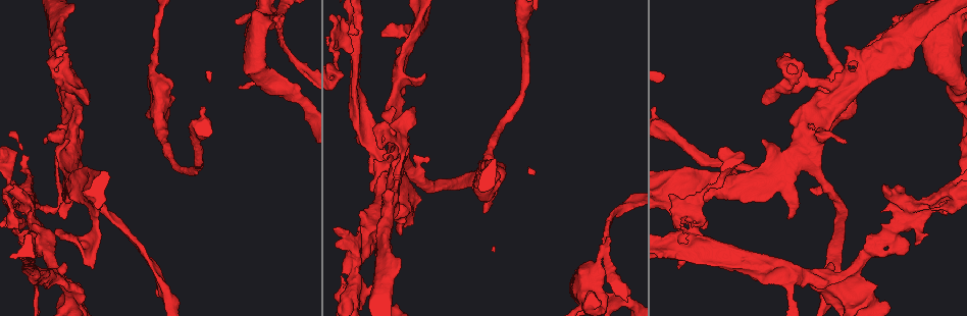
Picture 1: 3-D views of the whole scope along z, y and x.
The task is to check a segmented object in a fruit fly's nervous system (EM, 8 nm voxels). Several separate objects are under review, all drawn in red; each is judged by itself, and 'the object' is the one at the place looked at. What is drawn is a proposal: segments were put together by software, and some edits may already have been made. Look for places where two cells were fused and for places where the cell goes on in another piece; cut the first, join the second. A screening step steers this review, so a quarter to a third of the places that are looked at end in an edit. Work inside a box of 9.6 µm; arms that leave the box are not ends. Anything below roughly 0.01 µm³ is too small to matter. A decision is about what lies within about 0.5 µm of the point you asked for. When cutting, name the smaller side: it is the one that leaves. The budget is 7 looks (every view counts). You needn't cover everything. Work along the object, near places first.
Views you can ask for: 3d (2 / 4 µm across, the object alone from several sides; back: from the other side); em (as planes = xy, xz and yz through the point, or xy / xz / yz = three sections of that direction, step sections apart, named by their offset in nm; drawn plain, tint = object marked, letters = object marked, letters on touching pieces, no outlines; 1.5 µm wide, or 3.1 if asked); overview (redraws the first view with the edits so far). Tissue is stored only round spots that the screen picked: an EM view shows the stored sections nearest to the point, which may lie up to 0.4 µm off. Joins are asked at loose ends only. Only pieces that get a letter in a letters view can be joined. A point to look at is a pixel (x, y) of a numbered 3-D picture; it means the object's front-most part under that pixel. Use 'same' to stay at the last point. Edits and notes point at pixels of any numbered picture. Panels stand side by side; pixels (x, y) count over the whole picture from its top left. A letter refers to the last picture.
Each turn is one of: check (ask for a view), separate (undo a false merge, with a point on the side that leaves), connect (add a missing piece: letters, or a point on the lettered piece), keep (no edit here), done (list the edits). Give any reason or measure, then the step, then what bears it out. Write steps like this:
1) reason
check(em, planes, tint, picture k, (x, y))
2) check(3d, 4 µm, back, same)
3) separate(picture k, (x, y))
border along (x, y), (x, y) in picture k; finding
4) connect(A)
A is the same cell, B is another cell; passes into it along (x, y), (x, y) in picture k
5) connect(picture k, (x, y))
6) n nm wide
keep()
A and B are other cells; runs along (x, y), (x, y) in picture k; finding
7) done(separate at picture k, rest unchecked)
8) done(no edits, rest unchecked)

calibre changes
check(em, xy, step 8, tint, picture 1, (160, 11))

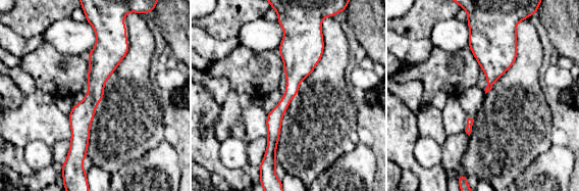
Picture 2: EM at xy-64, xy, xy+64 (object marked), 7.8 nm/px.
cut it another way
check(em, planes, tint, same)

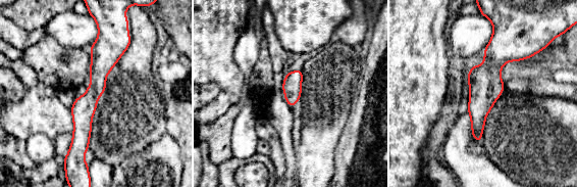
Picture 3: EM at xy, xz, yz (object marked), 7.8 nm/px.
see the neighbours
check(em, planes, letters, same)

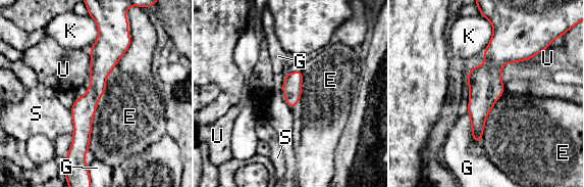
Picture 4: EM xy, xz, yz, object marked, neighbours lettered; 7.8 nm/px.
160 nm wide
keep()
E, G, K, S and U are other cells; border along (131, 38), (106, 78), (88, 149) in picture 4; one cell here

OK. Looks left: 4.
thick turns thin
check(em, planes, letters, picture 1, (605, 257))

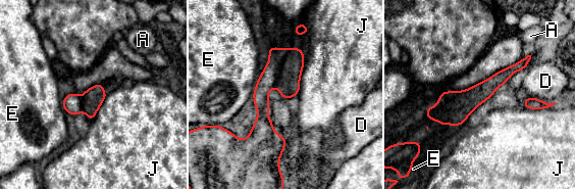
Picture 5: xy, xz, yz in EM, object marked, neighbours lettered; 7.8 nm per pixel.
separate(picture 5, (288, 82))
A, D, E and J are other cells; the part that leaves runs along (526, 60), (445, 113), (429, 114) in picture 5; a second cell is stuck on

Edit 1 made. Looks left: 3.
see it whole again
check(overview)

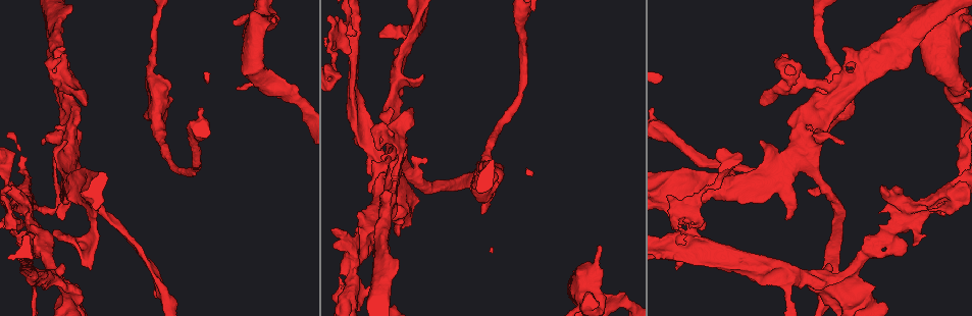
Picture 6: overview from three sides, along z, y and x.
thick turns thin
check(em, planes, tint, picture 6, (490, 143))

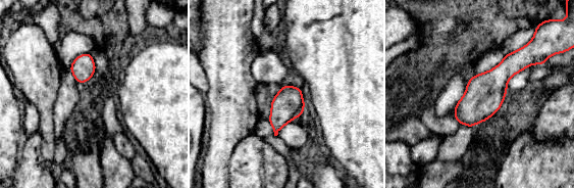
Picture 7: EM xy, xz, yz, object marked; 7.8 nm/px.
check(em, planes, letters, same)

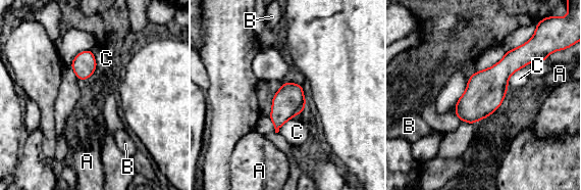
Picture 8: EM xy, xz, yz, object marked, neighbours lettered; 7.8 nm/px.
C touches over 320 nm
keep()
A, B and C are other cells; border along (535, 60), (517, 69), (508, 88) in picture 8; continuous, no second cell

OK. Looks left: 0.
done(separate at picture 5, rest unchecked)

